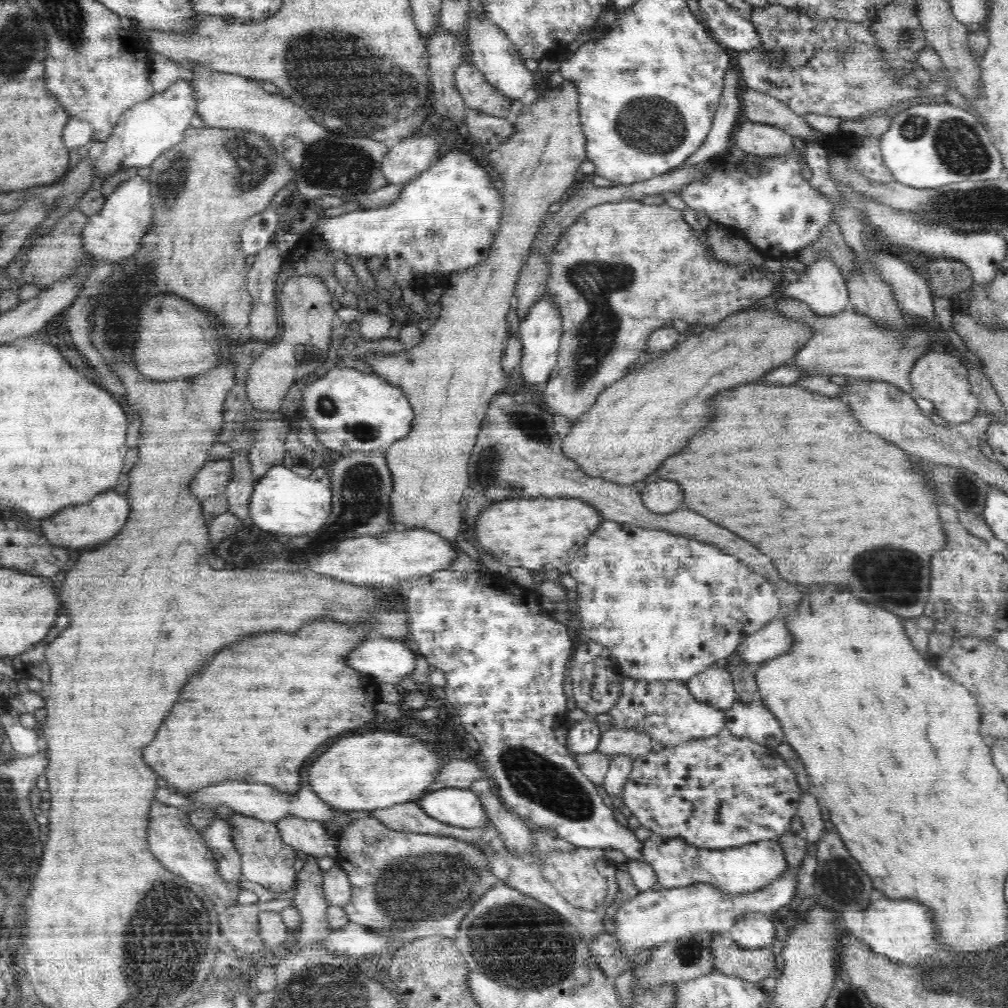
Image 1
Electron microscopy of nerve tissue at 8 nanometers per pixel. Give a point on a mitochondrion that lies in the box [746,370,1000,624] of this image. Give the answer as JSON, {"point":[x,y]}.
{"point":[895,577]}

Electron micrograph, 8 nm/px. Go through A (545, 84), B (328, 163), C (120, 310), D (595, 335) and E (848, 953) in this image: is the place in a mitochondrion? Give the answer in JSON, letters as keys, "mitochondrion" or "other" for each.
{"A":"other","B":"mitochondrion","C":"mitochondrion","D":"mitochondrion","E":"other"}

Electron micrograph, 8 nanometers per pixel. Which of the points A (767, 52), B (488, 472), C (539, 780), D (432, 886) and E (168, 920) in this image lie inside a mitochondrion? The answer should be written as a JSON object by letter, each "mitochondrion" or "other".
{"A":"other","B":"mitochondrion","C":"mitochondrion","D":"mitochondrion","E":"mitochondrion"}

